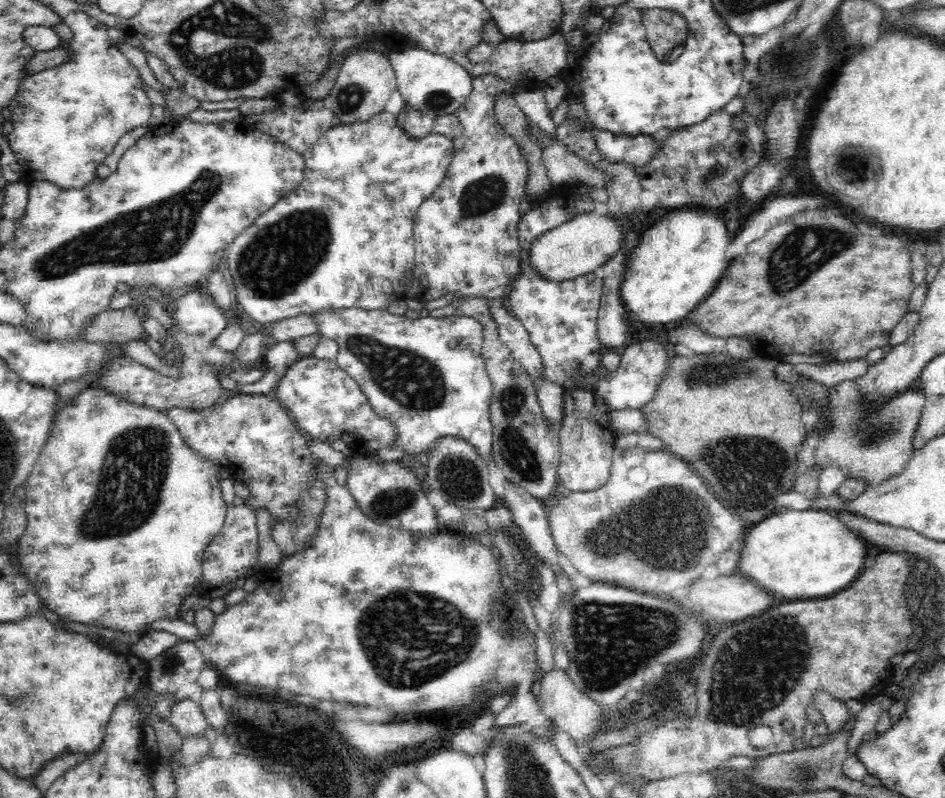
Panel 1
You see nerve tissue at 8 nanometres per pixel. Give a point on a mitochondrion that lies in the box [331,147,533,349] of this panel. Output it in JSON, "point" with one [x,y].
{"point":[486,194]}

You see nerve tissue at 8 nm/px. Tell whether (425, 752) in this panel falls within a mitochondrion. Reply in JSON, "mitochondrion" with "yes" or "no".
{"mitochondrion":"no"}

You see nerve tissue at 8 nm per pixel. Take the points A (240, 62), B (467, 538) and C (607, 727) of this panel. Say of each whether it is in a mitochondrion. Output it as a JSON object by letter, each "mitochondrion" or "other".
{"A":"mitochondrion","B":"other","C":"other"}

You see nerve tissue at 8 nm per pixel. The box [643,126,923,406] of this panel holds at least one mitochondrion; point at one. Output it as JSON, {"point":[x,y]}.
{"point":[795,259]}

